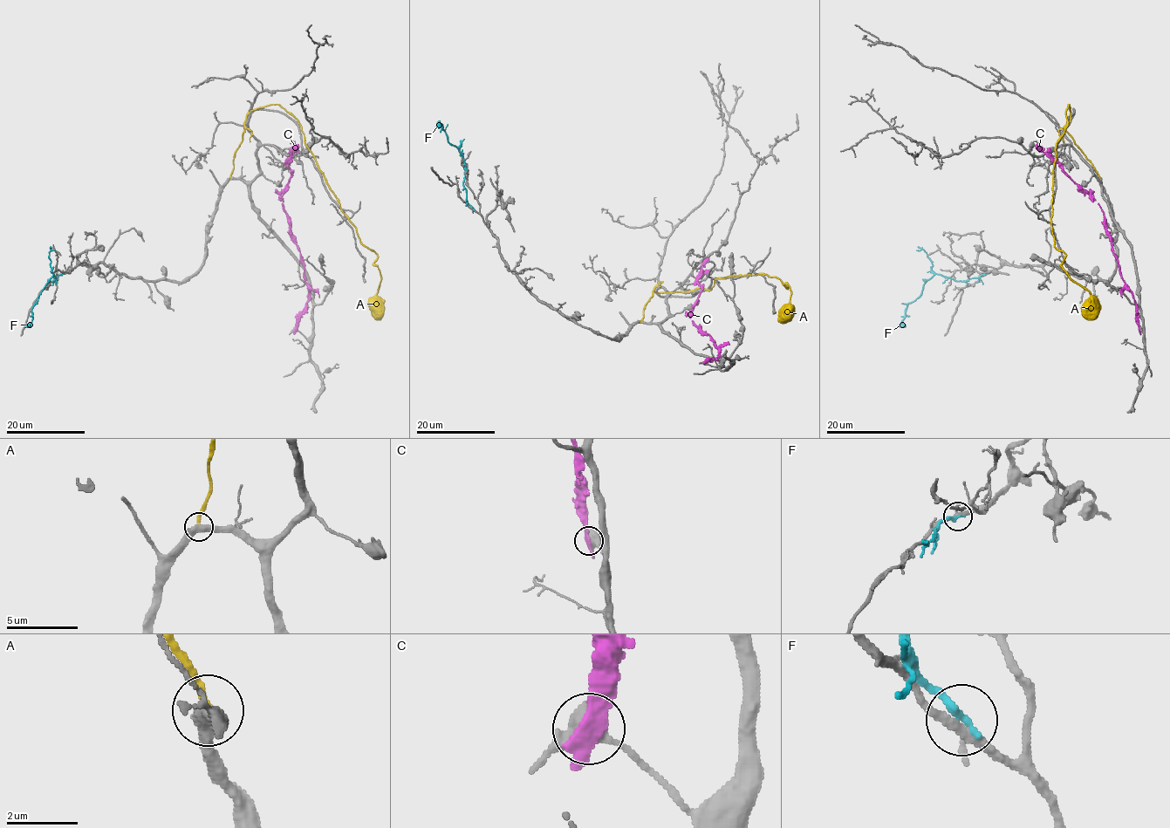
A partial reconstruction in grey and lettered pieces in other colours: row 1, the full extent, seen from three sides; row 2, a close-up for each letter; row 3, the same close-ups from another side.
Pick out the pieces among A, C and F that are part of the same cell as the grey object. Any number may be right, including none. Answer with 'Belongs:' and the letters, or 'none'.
Belongs: none

